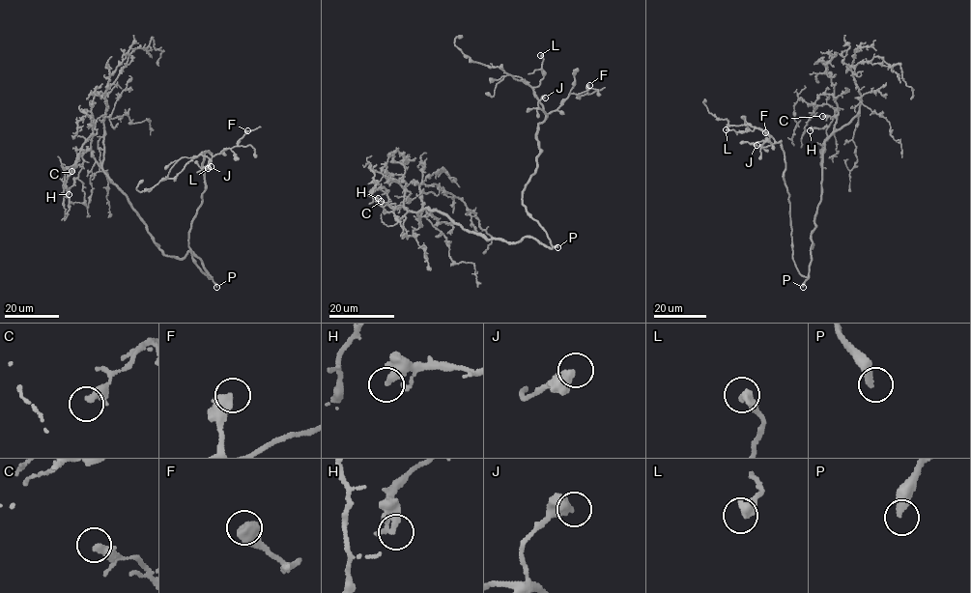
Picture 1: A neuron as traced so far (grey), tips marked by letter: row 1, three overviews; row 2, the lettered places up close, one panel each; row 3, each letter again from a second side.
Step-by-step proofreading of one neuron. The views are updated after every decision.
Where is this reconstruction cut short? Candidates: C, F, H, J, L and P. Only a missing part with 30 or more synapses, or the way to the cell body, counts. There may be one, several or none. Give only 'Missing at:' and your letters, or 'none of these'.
Missing at: P

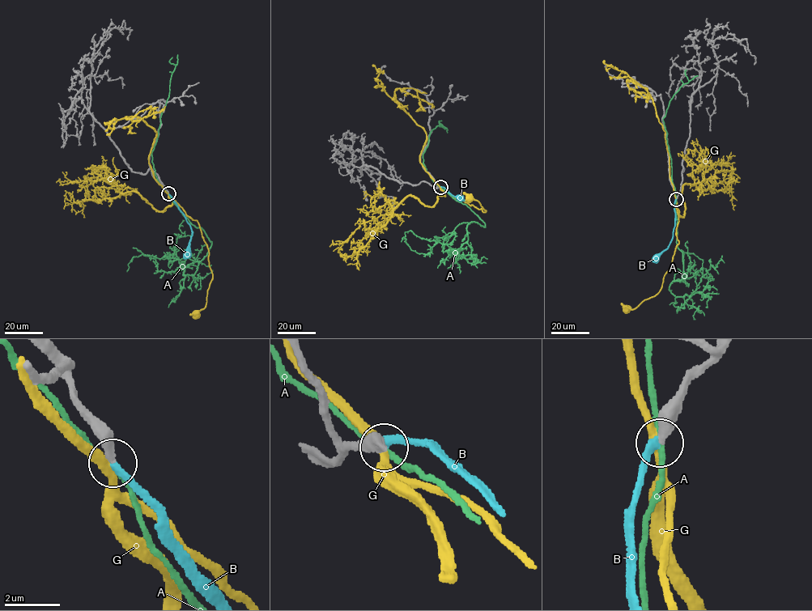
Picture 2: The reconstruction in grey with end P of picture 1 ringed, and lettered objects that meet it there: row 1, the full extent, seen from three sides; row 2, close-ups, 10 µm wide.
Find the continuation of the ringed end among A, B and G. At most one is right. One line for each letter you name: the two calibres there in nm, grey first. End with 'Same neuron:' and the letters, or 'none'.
B: 400/280 nm
Same neuron: B

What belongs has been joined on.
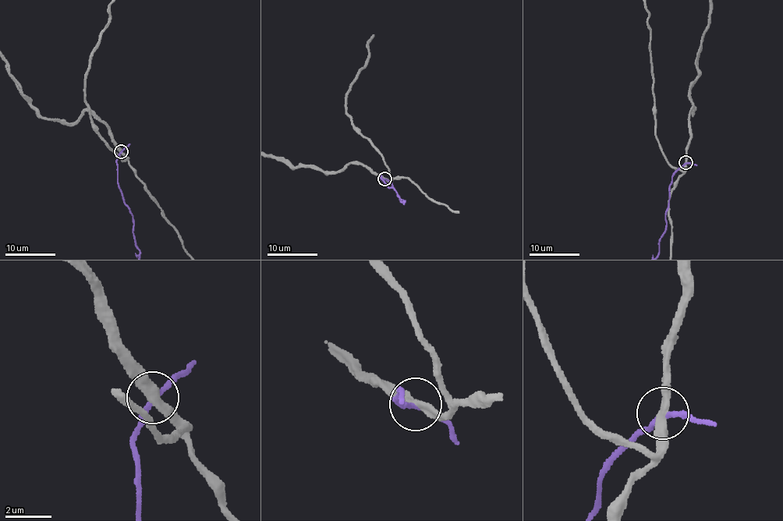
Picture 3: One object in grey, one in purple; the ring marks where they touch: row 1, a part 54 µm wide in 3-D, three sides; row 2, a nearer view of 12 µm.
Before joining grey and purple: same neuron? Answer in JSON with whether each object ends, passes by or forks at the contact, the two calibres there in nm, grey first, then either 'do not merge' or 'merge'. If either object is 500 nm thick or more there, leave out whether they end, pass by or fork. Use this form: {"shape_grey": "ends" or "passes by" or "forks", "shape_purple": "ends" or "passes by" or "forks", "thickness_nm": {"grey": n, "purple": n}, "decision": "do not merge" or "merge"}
{"shape_grey": "passes by", "shape_purple": "passes by", "thickness_nm": {"grey": 360, "purple": 180}, "decision": "do not merge"}

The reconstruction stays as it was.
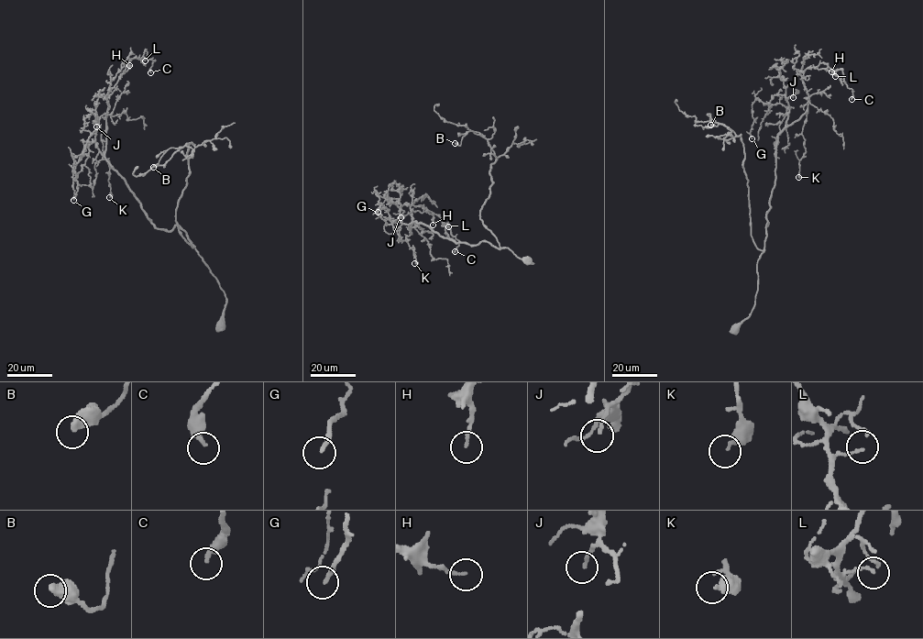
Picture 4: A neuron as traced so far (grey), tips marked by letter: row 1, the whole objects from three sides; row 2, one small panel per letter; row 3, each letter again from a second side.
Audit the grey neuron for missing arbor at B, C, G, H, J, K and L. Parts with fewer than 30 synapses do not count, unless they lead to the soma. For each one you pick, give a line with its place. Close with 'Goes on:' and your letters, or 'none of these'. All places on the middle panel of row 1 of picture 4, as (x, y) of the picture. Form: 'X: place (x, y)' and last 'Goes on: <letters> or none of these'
Goes on: none of these

